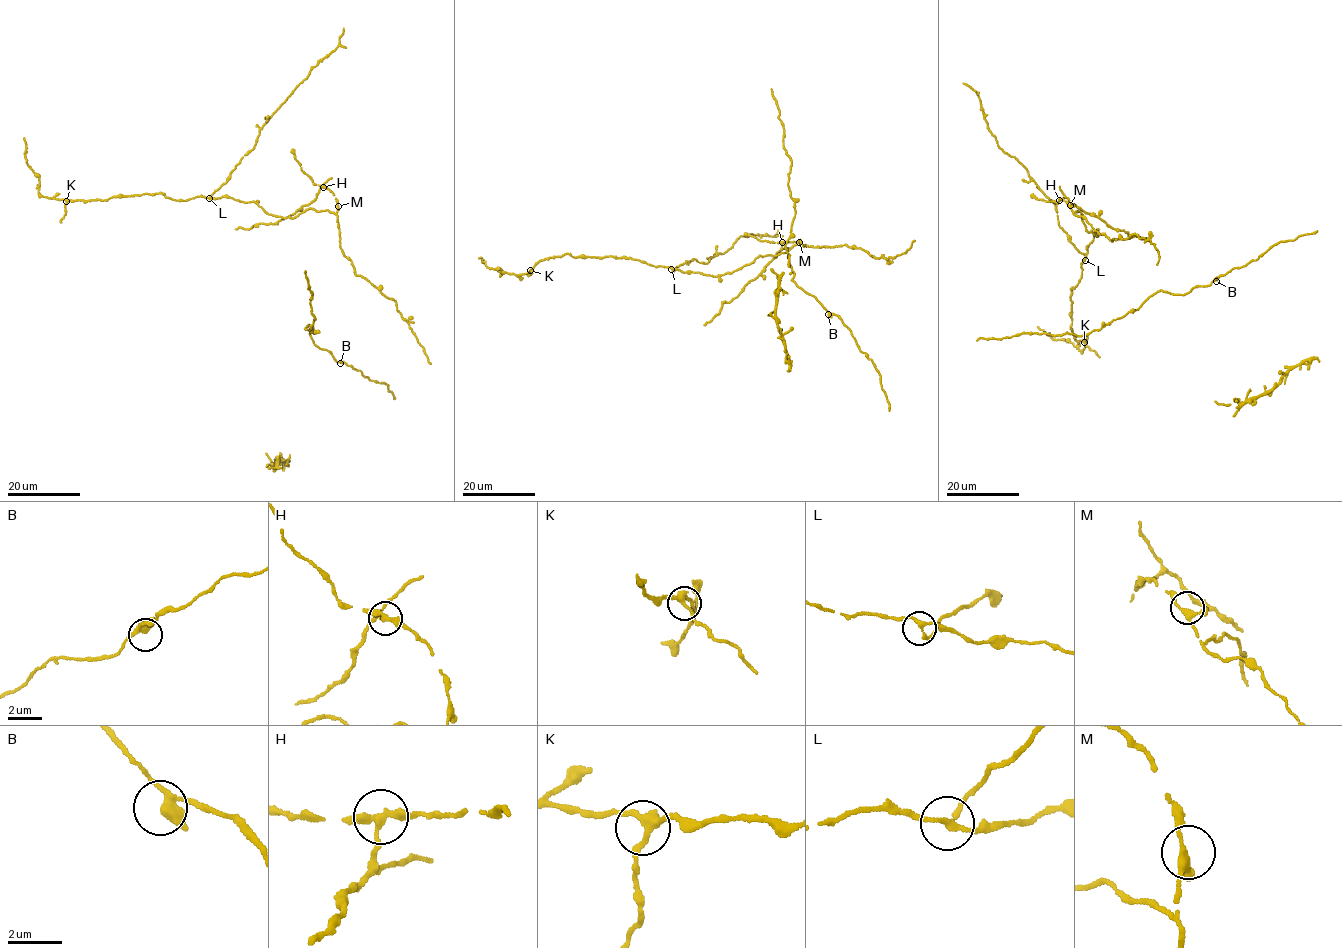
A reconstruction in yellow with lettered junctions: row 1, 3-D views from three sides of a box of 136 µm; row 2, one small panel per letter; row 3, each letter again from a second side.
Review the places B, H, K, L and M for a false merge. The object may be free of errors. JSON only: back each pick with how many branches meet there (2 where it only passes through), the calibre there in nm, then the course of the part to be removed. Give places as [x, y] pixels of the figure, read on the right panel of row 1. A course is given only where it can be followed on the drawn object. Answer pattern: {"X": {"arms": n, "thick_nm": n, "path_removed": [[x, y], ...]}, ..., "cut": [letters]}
{"H": {"arms": 3, "thick_nm": 260, "path_removed": [[1059, 200], [1067, 197], [1113, 228], [1149, 241]]}, "cut": ["H"]}

